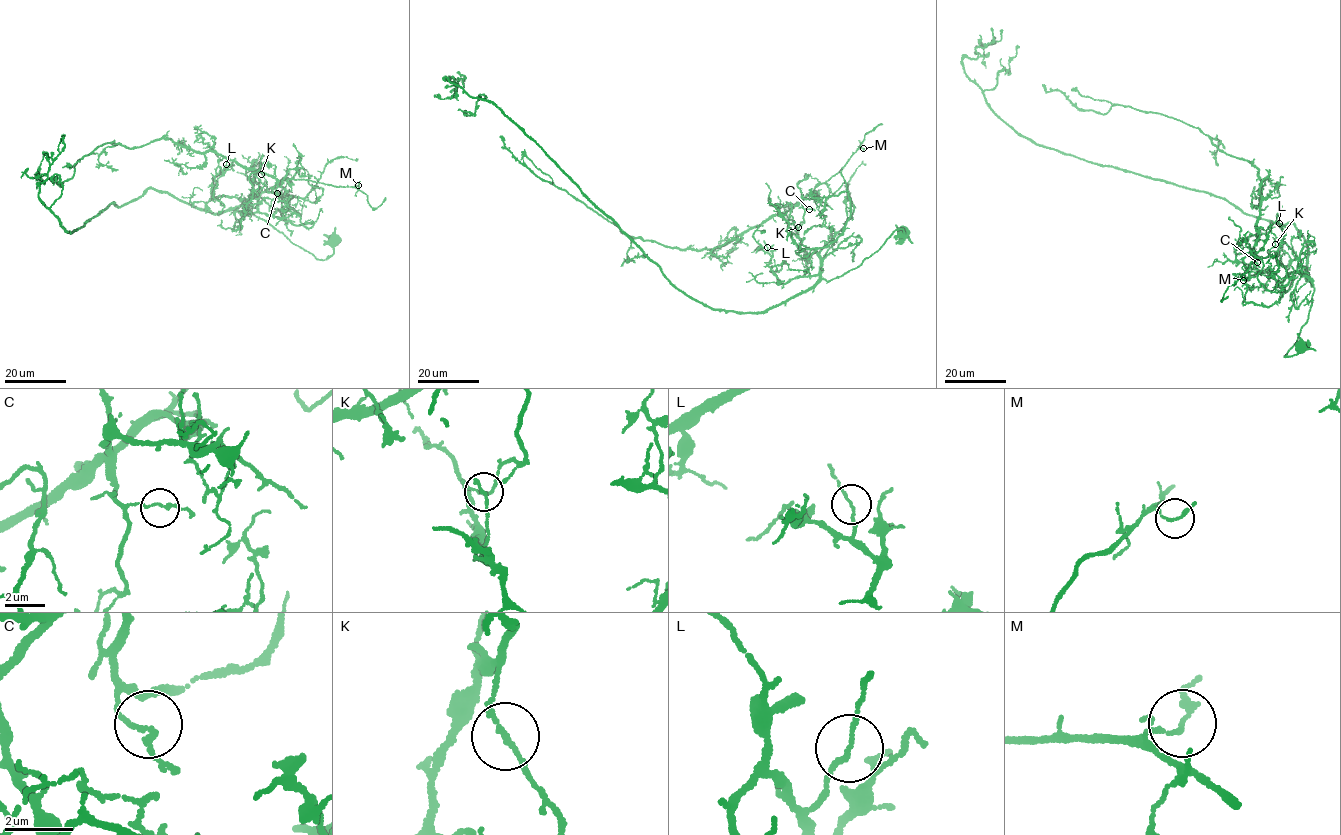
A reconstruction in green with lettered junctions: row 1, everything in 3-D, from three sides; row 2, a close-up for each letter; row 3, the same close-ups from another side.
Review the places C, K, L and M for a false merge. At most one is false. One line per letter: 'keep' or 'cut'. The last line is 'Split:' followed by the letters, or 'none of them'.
C: keep
K: cut
L: keep
M: keep
Split: K

